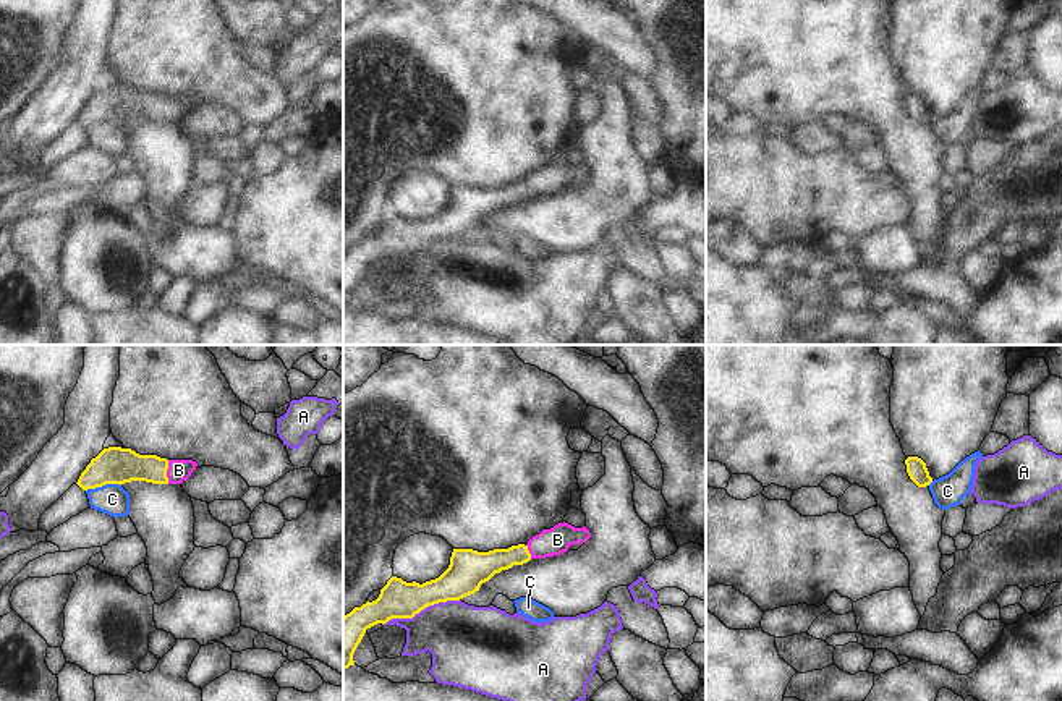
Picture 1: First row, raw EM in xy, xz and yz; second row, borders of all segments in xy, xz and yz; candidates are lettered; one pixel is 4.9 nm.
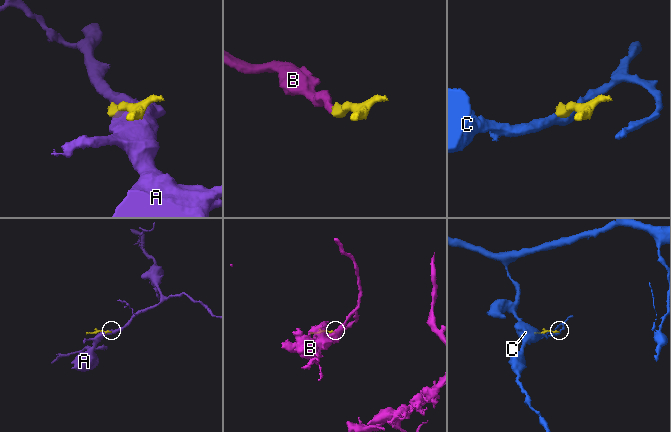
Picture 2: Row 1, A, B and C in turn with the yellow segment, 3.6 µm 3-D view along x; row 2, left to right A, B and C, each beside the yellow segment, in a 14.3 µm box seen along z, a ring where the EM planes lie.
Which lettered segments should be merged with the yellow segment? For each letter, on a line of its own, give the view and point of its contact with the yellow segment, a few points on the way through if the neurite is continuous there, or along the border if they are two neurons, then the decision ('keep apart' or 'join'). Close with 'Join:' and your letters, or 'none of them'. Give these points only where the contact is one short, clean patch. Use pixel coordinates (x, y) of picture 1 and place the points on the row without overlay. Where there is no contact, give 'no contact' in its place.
A: contact xz (420, 248); keep apart
B: contact xy (165, 109); way xy (117, 102), (165, 109), (178, 107); join
C: contact xy (102, 122); border xy (120, 122), (102, 122), (86, 128); keep apart
Join: B

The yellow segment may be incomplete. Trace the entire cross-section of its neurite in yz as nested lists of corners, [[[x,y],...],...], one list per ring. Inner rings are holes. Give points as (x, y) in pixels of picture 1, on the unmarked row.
[[[908,94],[905,97],[907,102],[907,110],[910,117],[918,123],[918,125],[926,125],[932,120],[932,115],[929,113],[929,108],[926,105],[926,100],[918,96],[918,94]]]

